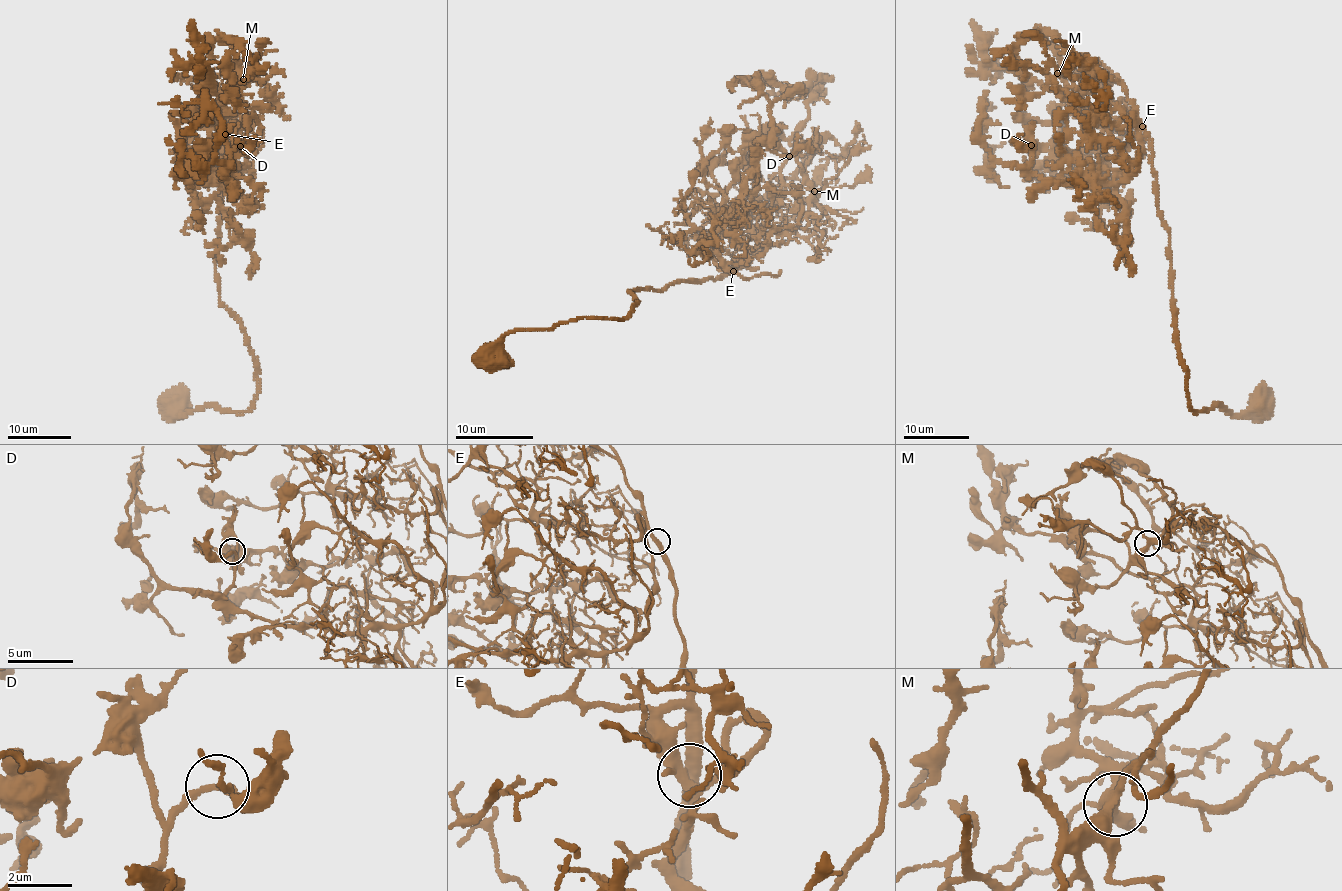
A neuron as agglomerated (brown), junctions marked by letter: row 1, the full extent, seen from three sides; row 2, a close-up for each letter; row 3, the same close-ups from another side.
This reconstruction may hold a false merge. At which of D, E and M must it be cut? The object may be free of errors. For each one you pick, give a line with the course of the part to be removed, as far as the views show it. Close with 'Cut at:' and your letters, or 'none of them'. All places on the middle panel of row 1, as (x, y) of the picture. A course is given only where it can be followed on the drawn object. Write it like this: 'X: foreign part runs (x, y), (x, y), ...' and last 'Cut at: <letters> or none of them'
Cut at: none of them

